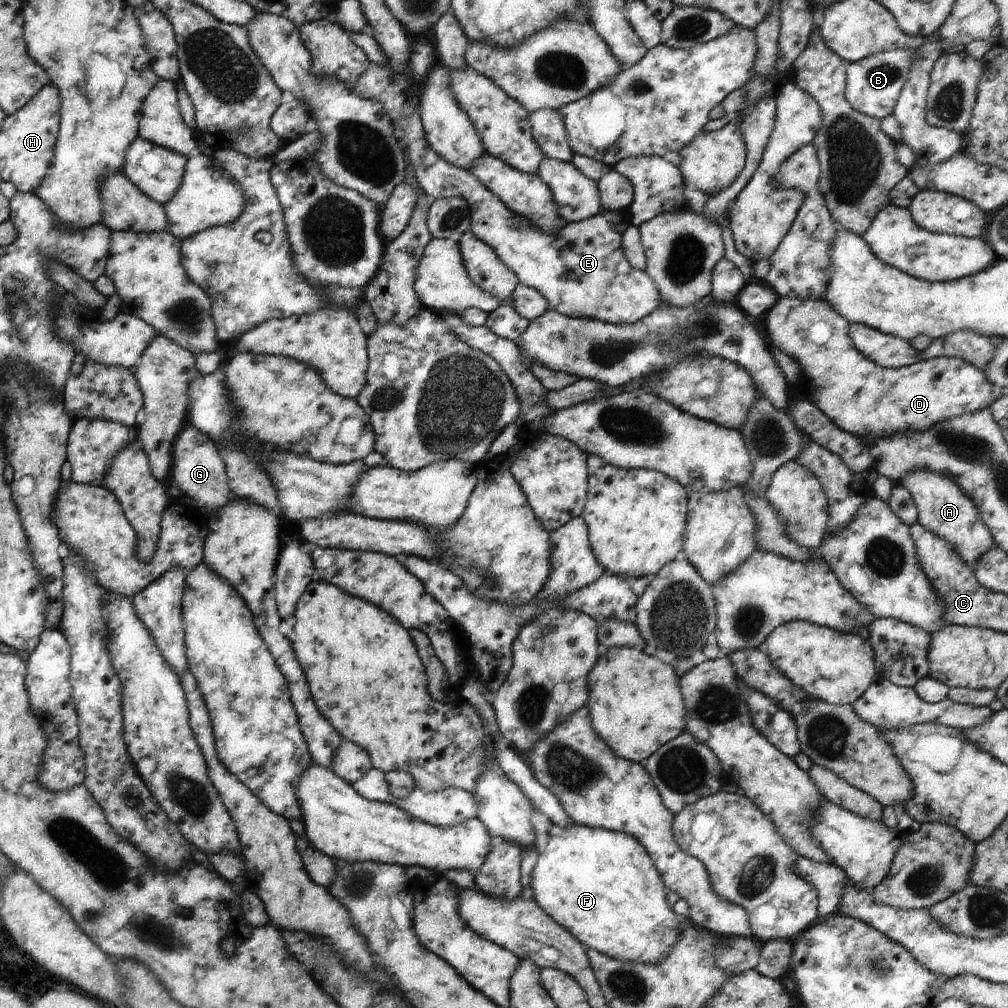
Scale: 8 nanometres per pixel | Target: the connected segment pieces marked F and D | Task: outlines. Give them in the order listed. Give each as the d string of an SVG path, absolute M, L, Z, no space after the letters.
M577 824L565 827L564 829L555 829L548 837L544 851L536 856L536 863L530 878L530 888L533 891L533 901L539 905L539 908L551 920L554 920L561 928L570 932L571 936L575 937L575 940L612 959L643 964L655 963L660 961L669 952L676 938L680 936L678 922L681 922L681 918L667 907L665 894L669 890L660 879L657 869L652 865L650 856L646 853L640 842L620 832L608 831L607 829L594 829L593 827Z
M779 297L766 312L762 329L771 350L777 348L799 366L802 380L808 380L812 388L815 408L841 430L856 437L924 431L938 422L981 410L995 401L995 386L987 382L983 372L973 365L967 365L964 360L933 357L901 368L888 369L876 365L853 348L848 337L848 326L849 322L825 301Z

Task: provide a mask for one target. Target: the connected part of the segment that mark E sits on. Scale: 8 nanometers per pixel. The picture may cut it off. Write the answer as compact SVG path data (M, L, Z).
M386 62L373 65L362 73L353 87L357 96L363 99L373 99L379 102L390 118L392 126L399 129L397 135L403 154L412 168L412 175L425 196L432 200L446 197L462 198L470 210L470 227L475 238L491 247L497 258L511 272L516 274L519 283L534 288L547 301L548 308L571 318L588 318L614 325L633 324L647 316L659 306L660 294L655 283L645 274L645 271L633 268L624 257L621 250L622 232L630 224L629 217L623 211L600 209L595 216L576 222L567 223L556 233L542 233L535 225L522 216L511 212L490 190L487 190L469 171L451 166L445 162L427 144L418 113L418 99L411 94L411 82L406 74L392 73Z

